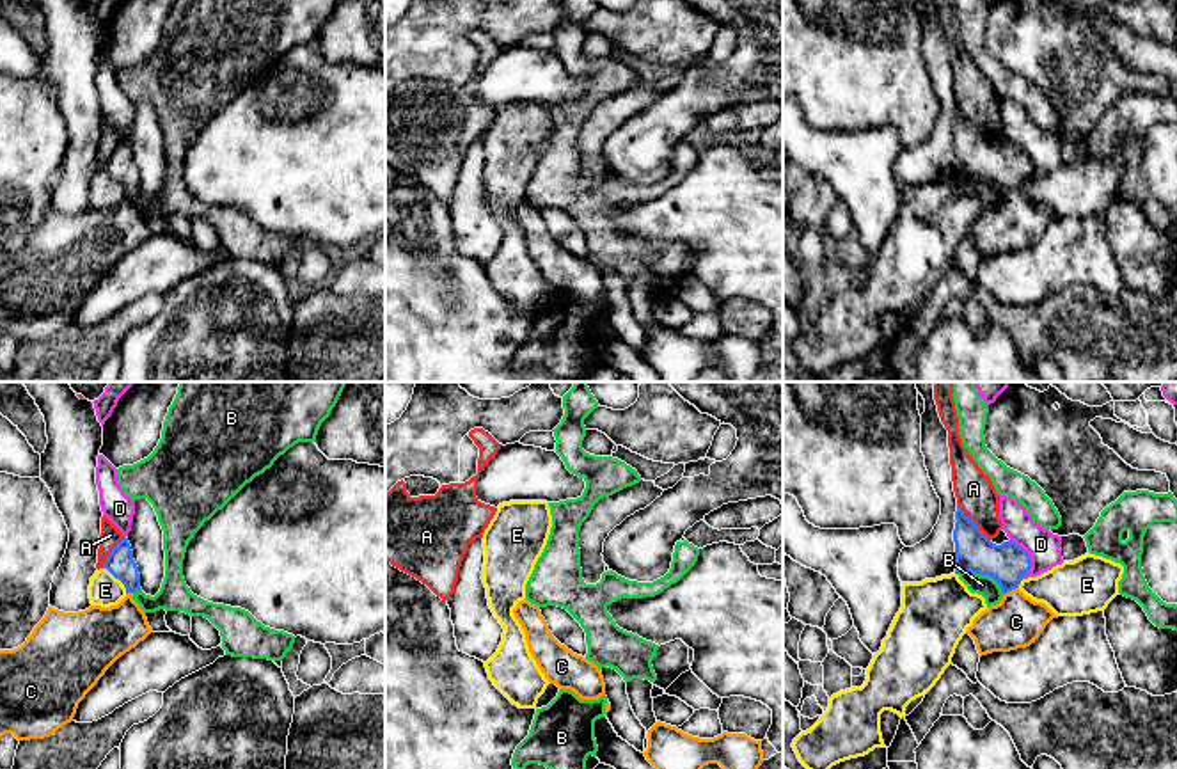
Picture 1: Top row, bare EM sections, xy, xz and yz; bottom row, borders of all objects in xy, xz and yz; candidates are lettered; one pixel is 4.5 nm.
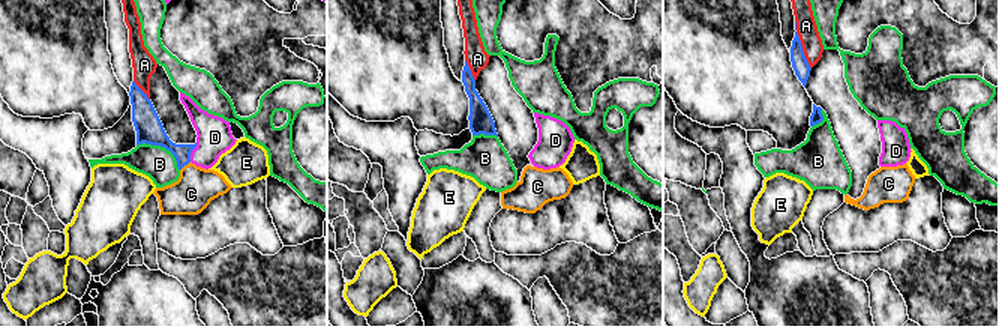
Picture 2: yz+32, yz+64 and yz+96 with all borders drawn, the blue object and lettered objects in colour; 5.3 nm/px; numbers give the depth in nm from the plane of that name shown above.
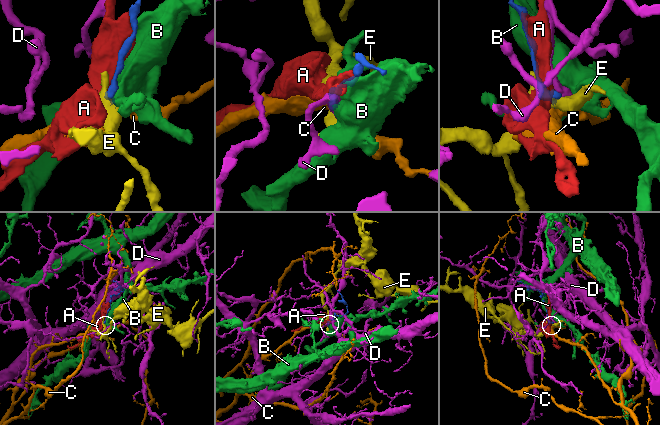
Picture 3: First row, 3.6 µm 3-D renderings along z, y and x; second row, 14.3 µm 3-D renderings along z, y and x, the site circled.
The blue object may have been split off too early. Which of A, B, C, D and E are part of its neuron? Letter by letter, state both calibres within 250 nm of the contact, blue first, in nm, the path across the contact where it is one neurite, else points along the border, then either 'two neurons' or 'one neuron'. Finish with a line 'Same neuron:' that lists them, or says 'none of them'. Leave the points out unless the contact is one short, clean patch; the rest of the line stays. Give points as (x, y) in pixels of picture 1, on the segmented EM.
A: 190 nm thick on the blue side, 180 nm on the other; two neurons
B: 190 nm thick on the blue side, 90 nm on the other; two neurons
C: 190 nm thick on the blue side, 240 nm on the other; runs through yz (1007, 563), (1011, 590), (1016, 622); one neuron
D: 190 nm thick on the blue side, 150 nm on the other; border along yz (1011, 539), (1030, 558), (1030, 570), (1025, 578); two neurons
E: 120 nm thick on the blue side, 150 nm on the other; border along xy (105, 567), (126, 592); two neurons
Same neuron: C

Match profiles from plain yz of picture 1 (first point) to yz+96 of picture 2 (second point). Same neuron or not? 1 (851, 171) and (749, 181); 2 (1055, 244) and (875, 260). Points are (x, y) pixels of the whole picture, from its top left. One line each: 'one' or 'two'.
1: one
2: two

